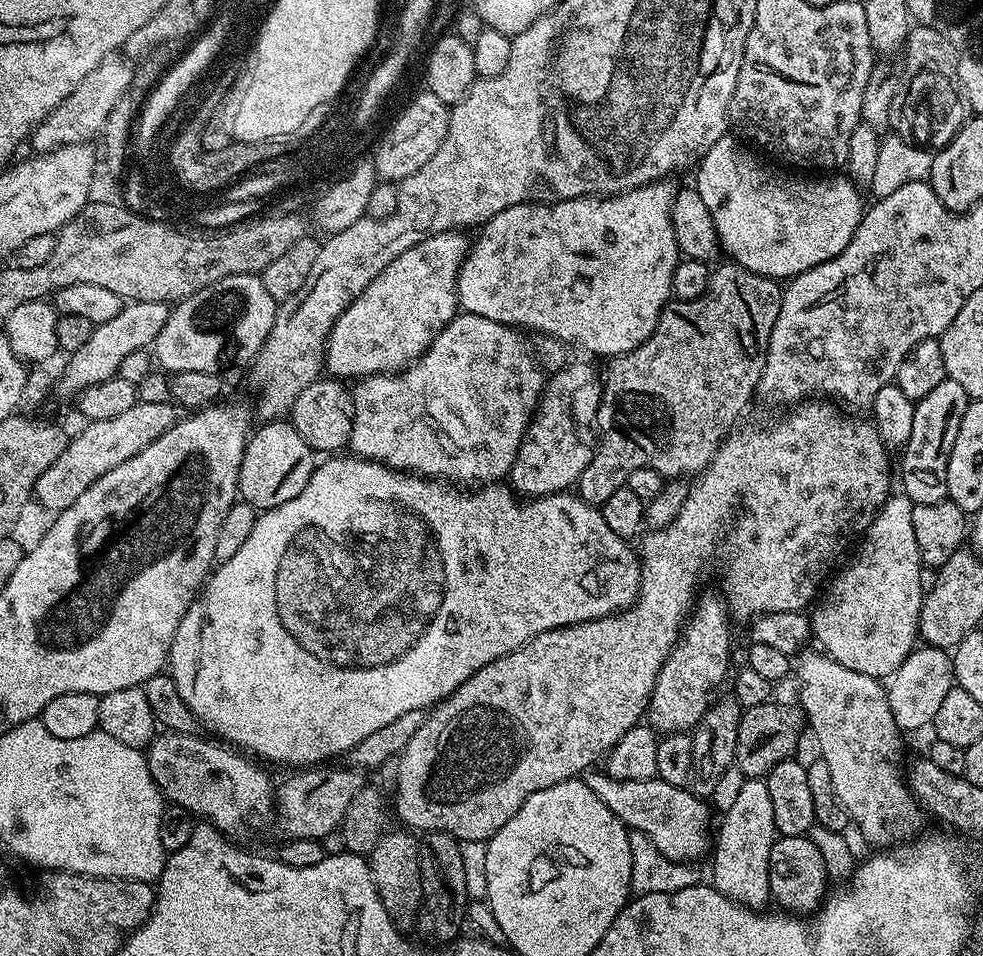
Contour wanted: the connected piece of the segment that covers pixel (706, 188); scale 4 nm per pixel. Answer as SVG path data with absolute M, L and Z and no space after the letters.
M726 134L714 142L714 146L710 146L695 169L694 187L702 202L706 202L706 210L710 210L710 216L714 218L716 239L721 249L729 252L732 255L729 257L746 270L754 270L779 281L802 274L842 254L850 238L854 238L854 230L858 230L860 218L866 211L866 204L860 201L861 189L844 174L828 174L825 180L807 180L804 174L793 174L788 170L775 172L759 160L761 157L755 151L747 152L743 146L735 135Z

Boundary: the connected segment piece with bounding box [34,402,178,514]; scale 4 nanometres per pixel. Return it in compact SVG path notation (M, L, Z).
M137 402L130 410L117 414L115 418L102 418L85 423L84 429L68 441L66 450L50 462L50 470L46 470L38 478L34 489L35 503L40 503L49 514L55 514L69 508L77 498L102 474L114 470L114 466L122 466L134 454L146 450L150 442L162 438L166 430L170 430L178 419L178 408L172 402Z

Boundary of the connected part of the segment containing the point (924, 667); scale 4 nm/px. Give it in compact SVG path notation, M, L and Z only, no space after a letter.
M920 646L913 649L902 666L889 679L886 691L891 713L901 731L918 730L928 727L935 721L938 710L946 694L954 687L952 658L945 649Z

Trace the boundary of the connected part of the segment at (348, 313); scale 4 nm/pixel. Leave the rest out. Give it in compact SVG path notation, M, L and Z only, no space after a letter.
M453 230L434 234L418 246L410 246L406 254L398 254L354 302L338 318L338 322L328 335L328 349L324 351L324 366L327 375L332 378L363 378L377 374L399 372L413 364L434 342L441 330L458 315L456 283L462 262L468 256L470 240L463 231Z

